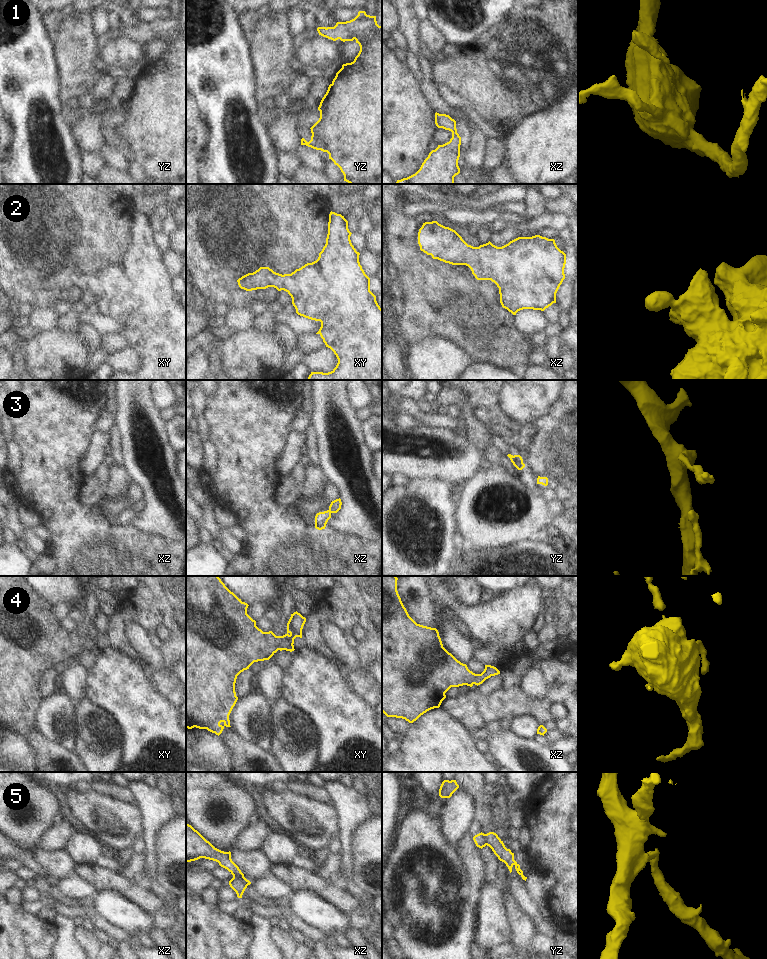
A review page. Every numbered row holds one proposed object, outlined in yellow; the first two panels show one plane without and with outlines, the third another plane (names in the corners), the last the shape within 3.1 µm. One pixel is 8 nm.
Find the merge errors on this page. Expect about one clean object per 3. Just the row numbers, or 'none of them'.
3, 5

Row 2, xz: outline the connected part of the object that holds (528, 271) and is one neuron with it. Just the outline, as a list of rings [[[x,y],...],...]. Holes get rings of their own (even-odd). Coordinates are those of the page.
[[[432,221],[423,223],[419,229],[418,244],[420,250],[427,255],[431,255],[433,259],[452,265],[466,265],[471,269],[477,280],[491,280],[494,282],[499,288],[502,307],[513,315],[523,309],[544,311],[553,303],[556,303],[556,293],[565,279],[566,254],[557,247],[554,239],[548,239],[540,235],[518,237],[502,247],[497,247],[490,241],[479,247],[473,247],[468,245],[455,230],[445,227],[437,221]]]

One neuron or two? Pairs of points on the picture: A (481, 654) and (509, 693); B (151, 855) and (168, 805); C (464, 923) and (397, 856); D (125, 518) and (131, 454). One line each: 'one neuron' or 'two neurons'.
A: two neurons
B: one neuron
C: one neuron
D: two neurons

